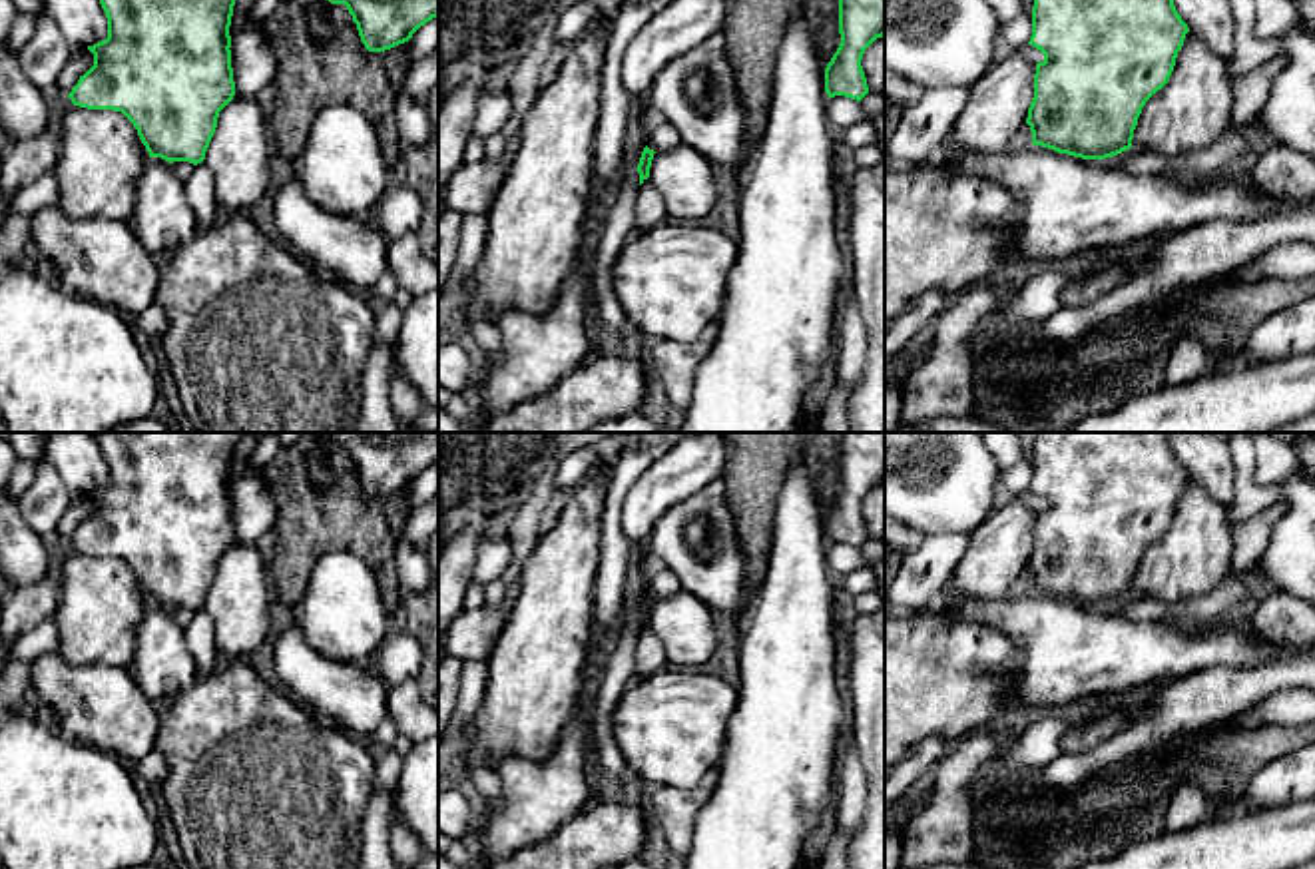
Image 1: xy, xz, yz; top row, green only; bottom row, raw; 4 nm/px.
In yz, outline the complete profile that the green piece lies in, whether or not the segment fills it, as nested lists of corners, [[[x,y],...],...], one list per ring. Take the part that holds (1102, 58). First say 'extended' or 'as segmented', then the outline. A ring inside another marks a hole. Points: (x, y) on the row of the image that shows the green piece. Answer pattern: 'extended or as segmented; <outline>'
as segmented; [[[1034,0],[1032,36],[1028,44],[1040,50],[1044,60],[1036,64],[1034,98],[1026,118],[1032,132],[1032,144],[1082,159],[1106,159],[1130,149],[1142,108],[1168,84],[1187,32],[1189,28],[1178,14],[1174,0]]]

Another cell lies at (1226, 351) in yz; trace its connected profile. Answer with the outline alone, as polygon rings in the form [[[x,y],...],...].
[[[1213,335],[1207,371],[1225,371],[1237,363],[1247,365],[1241,359],[1241,347],[1237,343],[1237,337]]]

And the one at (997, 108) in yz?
[[[1002,50],[970,88],[948,140],[970,153],[1002,153],[1024,126],[1034,98],[1036,64],[1020,50]]]

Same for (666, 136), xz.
[[[669,122],[659,124],[656,132],[646,140],[646,145],[654,151],[669,151],[679,144],[683,144],[681,136]]]

